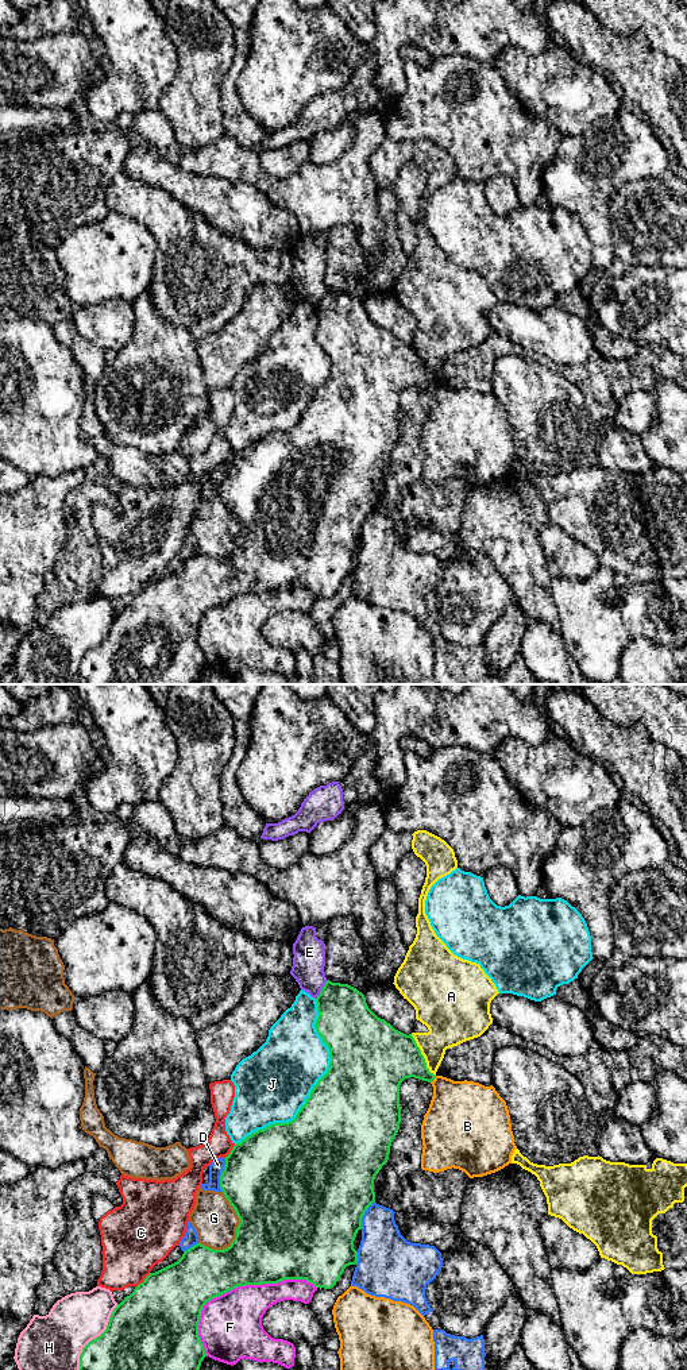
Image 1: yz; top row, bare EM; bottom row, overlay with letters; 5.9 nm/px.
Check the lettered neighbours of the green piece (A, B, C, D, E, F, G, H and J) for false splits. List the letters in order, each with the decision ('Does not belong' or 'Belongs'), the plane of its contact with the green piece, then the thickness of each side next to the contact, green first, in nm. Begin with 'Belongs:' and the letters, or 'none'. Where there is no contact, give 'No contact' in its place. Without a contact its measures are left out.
Belongs: none
A: Does not belong. Touches green in yz. Thickness 380 nm (green) against 260 nm
B: Does not belong. Touches green in yz. Thickness 260 nm (green) against 360 nm
C: Does not belong. Touches green in yz. Thickness 460 nm (green) against 400 nm
D: Does not belong. Touches green in yz. Thickness 500 nm (green) against 80 nm
E: Does not belong. Touches green in yz. Thickness 340 nm (green) against 190 nm
F: Does not belong. Touches green in yz. Thickness 360 nm (green) against 380 nm
G: Does not belong. Touches green in yz. Thickness 500 nm (green) against 260 nm
H: Does not belong. Touches green in yz. Thickness 500 nm (green) against 340 nm
J: Does not belong. Touches green in yz. Thickness 500 nm (green) against 440 nm

